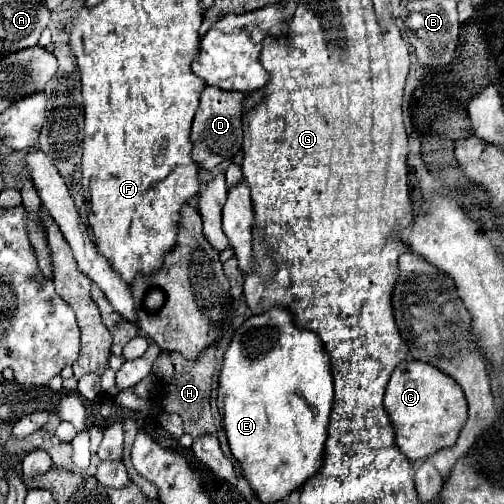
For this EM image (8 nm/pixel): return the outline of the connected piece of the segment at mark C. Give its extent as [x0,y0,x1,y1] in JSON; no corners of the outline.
[384,360,466,462]

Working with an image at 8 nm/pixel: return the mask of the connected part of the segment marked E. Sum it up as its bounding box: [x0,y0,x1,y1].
[218,308,332,502]

